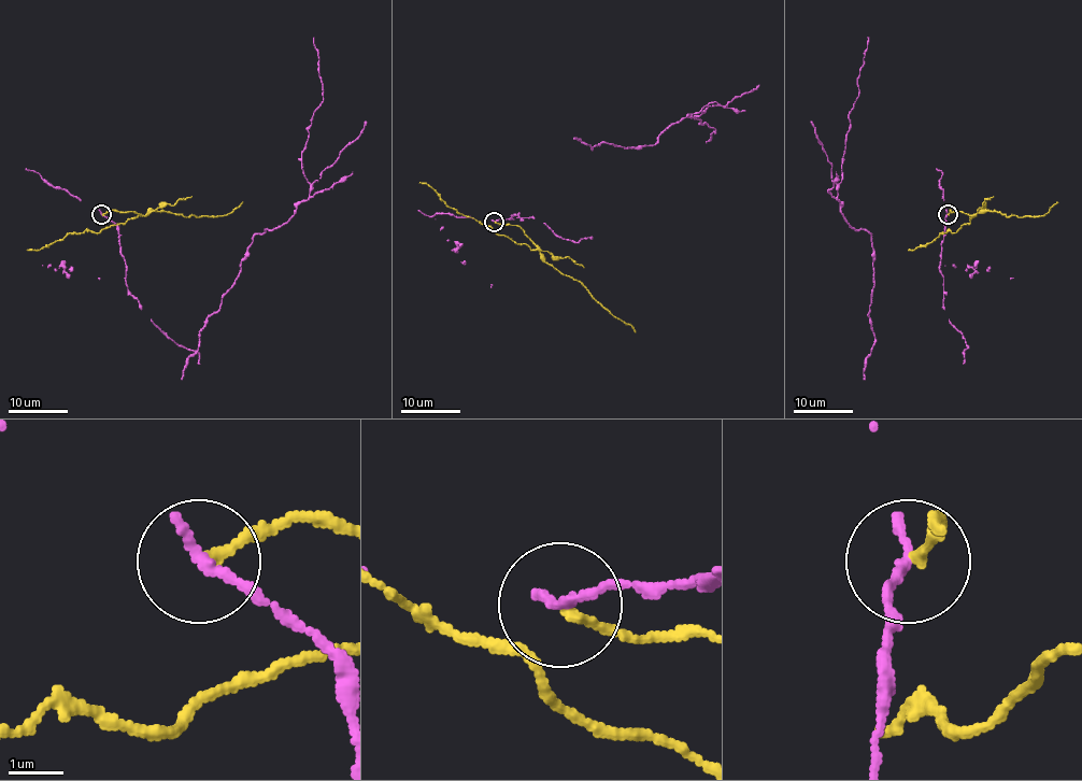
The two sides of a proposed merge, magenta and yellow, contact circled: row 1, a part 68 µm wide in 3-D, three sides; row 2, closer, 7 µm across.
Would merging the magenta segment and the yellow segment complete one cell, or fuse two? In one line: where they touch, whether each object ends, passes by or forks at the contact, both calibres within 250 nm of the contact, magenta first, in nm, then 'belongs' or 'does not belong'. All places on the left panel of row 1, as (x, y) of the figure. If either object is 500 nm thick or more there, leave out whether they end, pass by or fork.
at (101, 214); magenta ends there; yellow ends there; 240 nm thick on the magenta side, 180 nm on the other; does not belong

